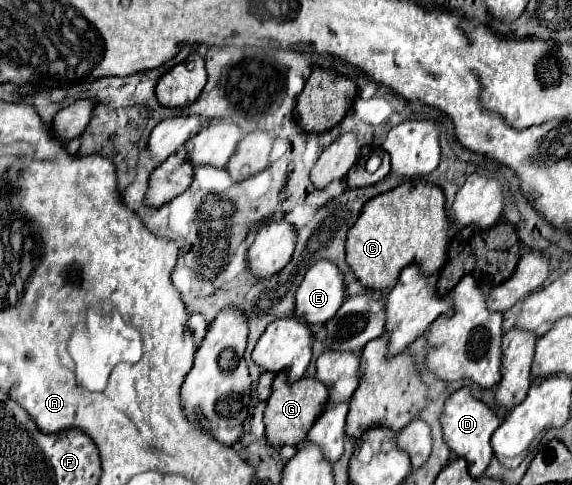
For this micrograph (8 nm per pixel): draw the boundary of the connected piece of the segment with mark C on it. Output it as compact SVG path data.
M403 182L397 188L379 194L371 198L363 210L353 228L347 234L347 264L353 268L355 276L361 280L361 284L373 288L373 290L383 290L383 288L393 288L397 284L397 278L401 270L413 262L421 266L425 274L435 274L439 272L445 262L447 262L447 248L449 248L449 218L445 214L445 196L441 186L429 184L429 182Z

